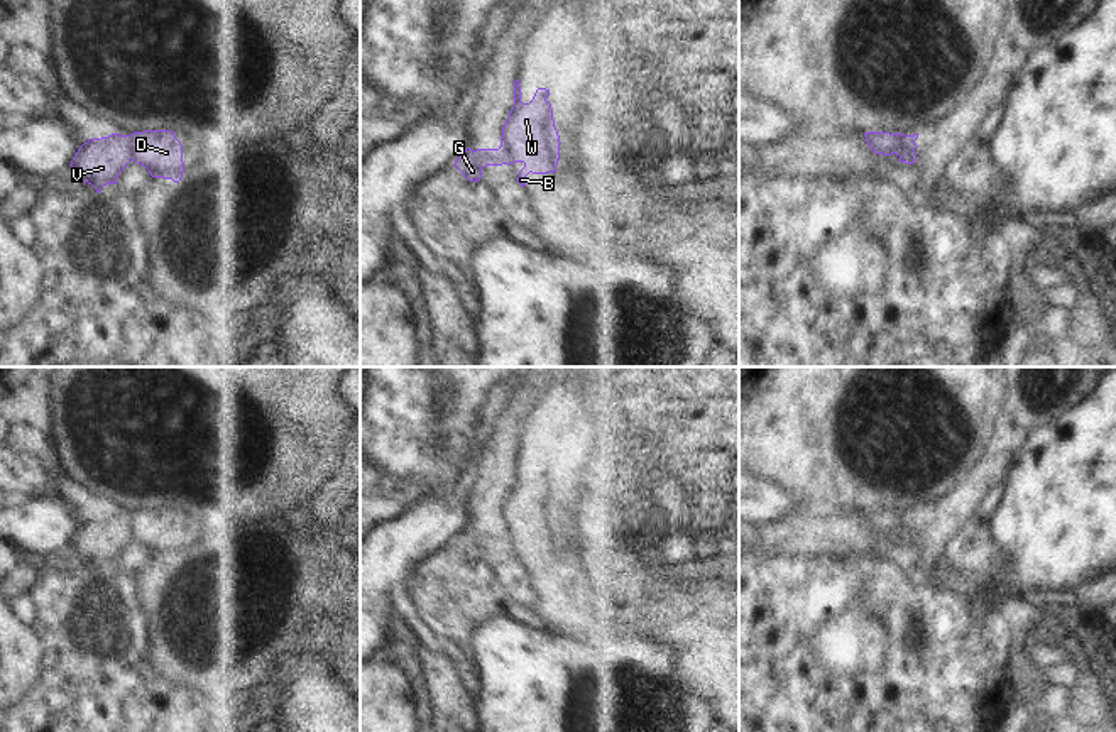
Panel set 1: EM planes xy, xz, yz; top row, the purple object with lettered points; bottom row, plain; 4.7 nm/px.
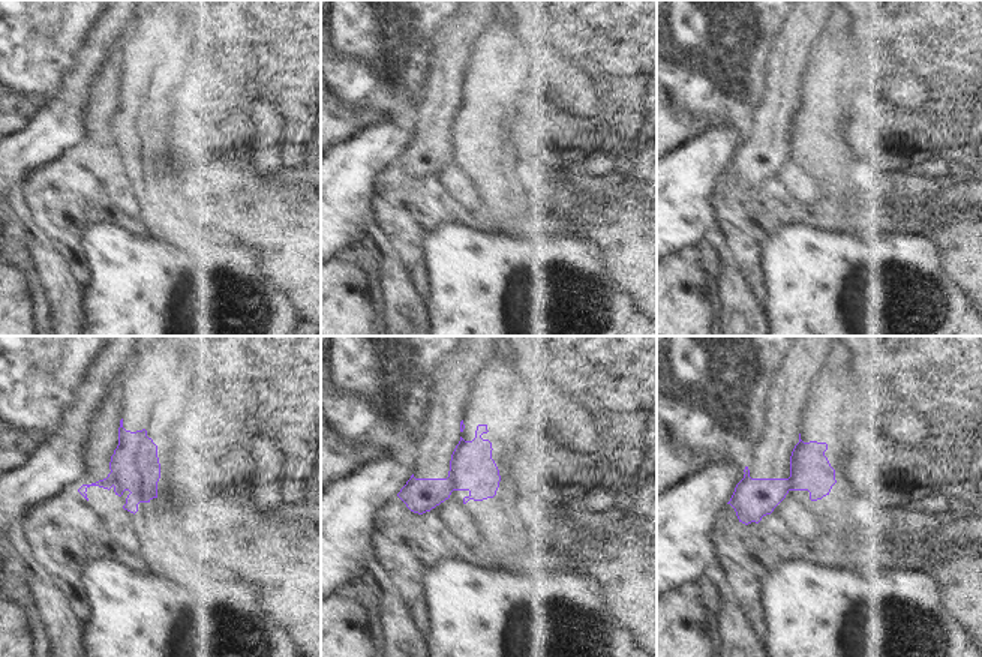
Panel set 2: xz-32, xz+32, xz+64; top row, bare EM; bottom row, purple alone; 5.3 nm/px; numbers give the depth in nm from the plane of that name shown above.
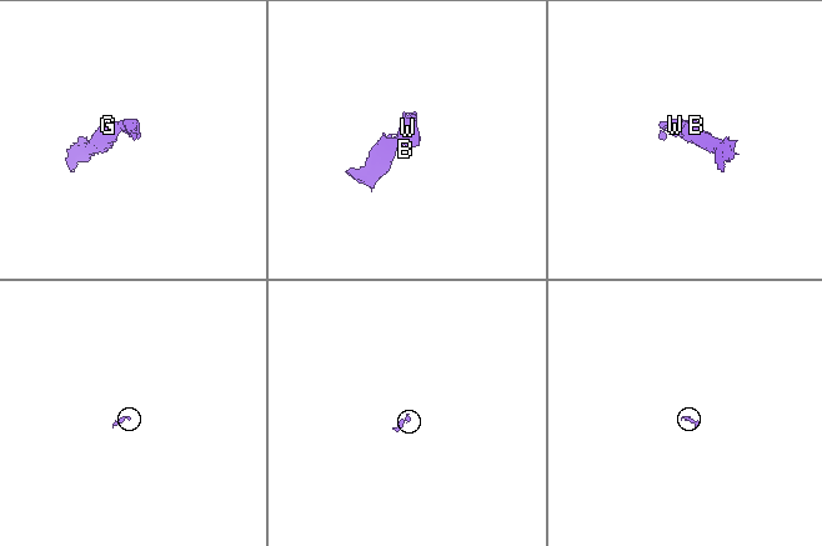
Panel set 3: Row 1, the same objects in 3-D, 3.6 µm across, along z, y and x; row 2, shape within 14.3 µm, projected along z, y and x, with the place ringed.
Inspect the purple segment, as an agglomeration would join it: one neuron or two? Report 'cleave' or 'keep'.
cleave

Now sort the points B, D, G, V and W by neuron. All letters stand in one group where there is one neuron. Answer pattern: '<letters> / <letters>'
B D W / G V

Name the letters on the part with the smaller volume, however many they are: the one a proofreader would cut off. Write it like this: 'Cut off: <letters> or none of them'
Cut off: B, D, W.

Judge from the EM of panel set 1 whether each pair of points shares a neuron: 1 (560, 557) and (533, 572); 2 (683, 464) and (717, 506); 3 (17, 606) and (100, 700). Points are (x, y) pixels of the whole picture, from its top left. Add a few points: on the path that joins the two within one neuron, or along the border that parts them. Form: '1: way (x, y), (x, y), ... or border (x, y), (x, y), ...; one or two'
1: way (553, 558), (540, 565); one
2: way (694, 474), (712, 496); one
3: border (38, 617), (29, 624); two

